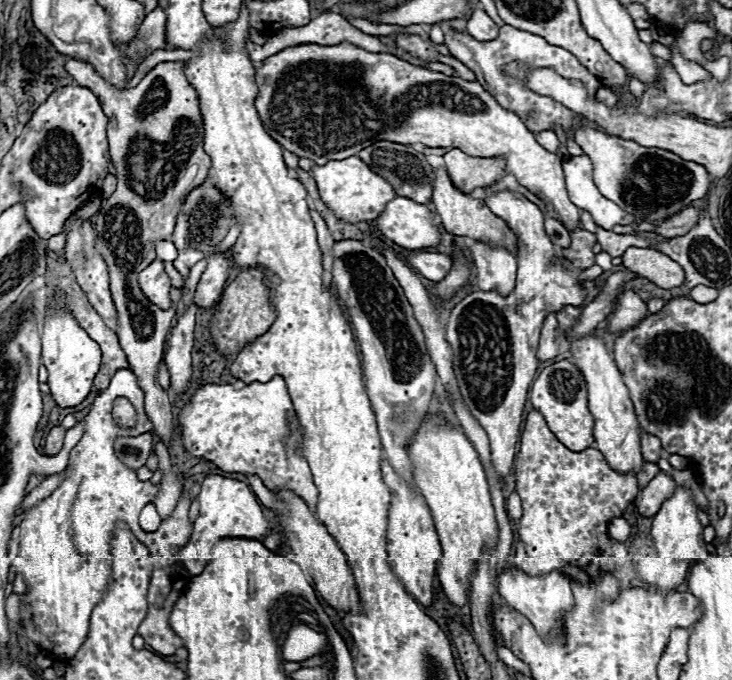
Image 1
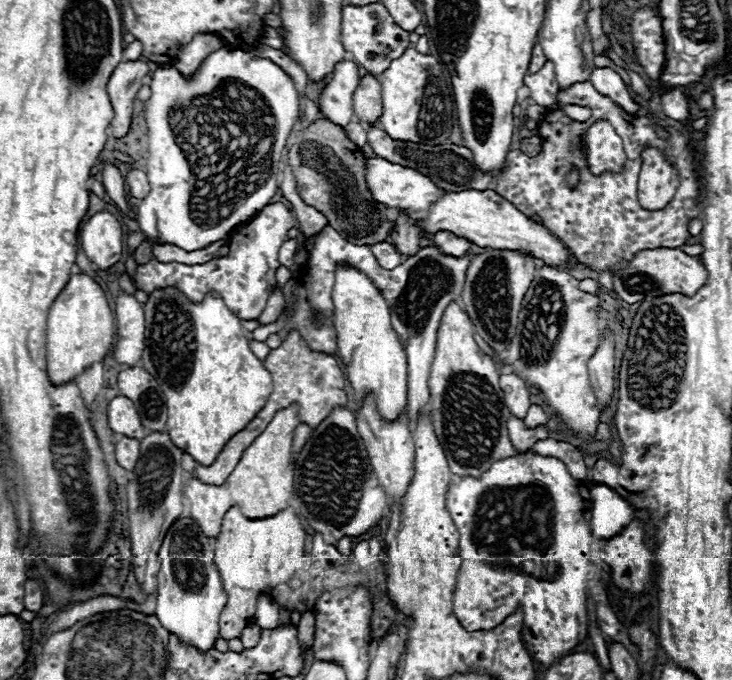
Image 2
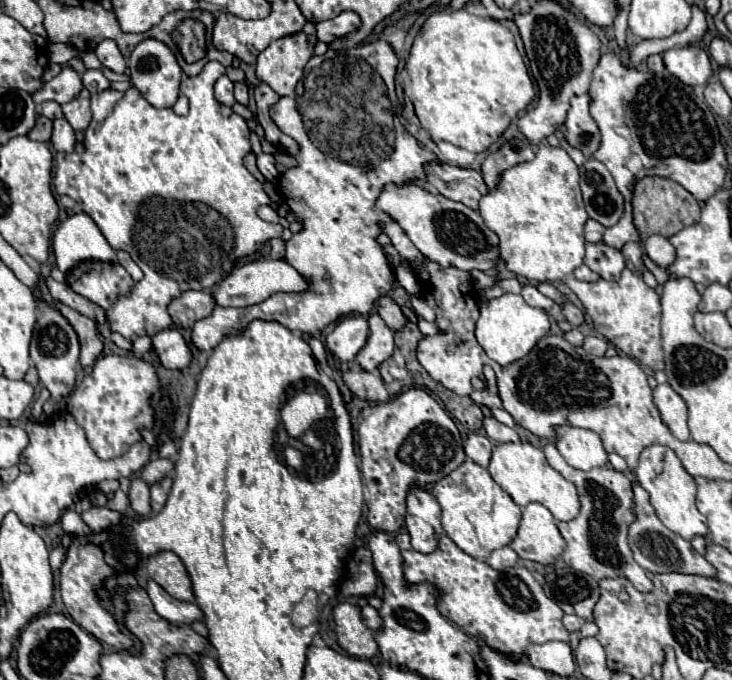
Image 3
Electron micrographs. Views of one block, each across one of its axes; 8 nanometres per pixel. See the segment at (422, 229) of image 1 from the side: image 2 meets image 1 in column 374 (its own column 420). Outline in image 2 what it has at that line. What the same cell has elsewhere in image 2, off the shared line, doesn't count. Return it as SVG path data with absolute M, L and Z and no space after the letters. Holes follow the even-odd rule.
M464 190L448 192L438 202L430 206L428 218L418 220L418 226L424 234L436 234L440 230L462 236L482 248L500 248L500 250L522 250L526 254L544 260L548 266L566 268L568 266L568 248L542 224L526 218L518 208L504 200L494 190Z

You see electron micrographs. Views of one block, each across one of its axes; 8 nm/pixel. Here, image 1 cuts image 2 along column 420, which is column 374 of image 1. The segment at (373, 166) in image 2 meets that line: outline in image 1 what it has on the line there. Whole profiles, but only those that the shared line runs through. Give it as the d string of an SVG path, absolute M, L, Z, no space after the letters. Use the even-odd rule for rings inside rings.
M350 156L344 160L328 160L324 166L314 164L310 172L312 176L316 176L316 184L324 204L332 210L338 220L350 224L370 222L378 218L378 214L382 214L382 210L386 208L386 202L394 198L392 186L384 178L374 174L358 156Z

